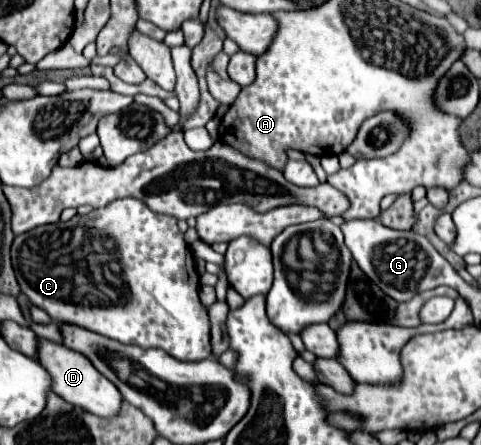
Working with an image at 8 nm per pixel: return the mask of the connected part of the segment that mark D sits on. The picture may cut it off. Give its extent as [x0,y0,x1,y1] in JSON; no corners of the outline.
[39,339,125,417]

